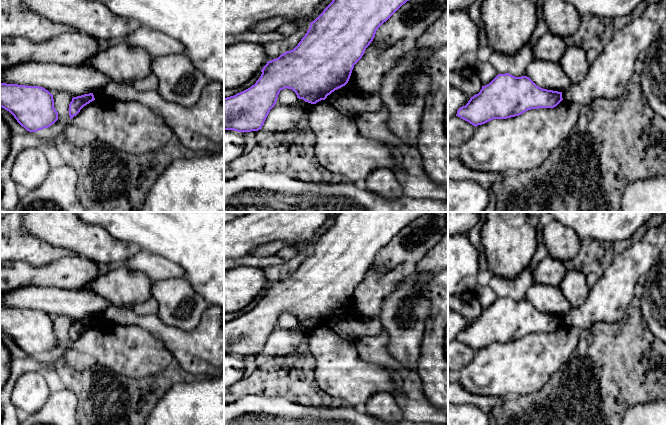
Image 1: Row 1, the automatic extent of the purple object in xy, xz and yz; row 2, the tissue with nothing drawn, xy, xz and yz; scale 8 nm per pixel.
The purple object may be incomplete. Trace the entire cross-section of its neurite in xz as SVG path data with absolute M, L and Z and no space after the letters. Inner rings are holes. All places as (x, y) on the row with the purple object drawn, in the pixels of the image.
M332 0L310 23L298 45L278 58L268 61L254 85L224 98L224 130L258 131L283 89L292 89L297 98L316 104L335 90L345 86L354 65L373 41L377 29L409 0Z

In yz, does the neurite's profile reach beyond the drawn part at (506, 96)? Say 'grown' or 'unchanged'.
unchanged

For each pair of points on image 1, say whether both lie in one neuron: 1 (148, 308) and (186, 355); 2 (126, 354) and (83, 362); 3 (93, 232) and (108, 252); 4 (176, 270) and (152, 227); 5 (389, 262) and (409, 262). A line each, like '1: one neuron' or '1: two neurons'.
1: two neurons
2: one neuron
3: one neuron
4: two neurons
5: one neuron

